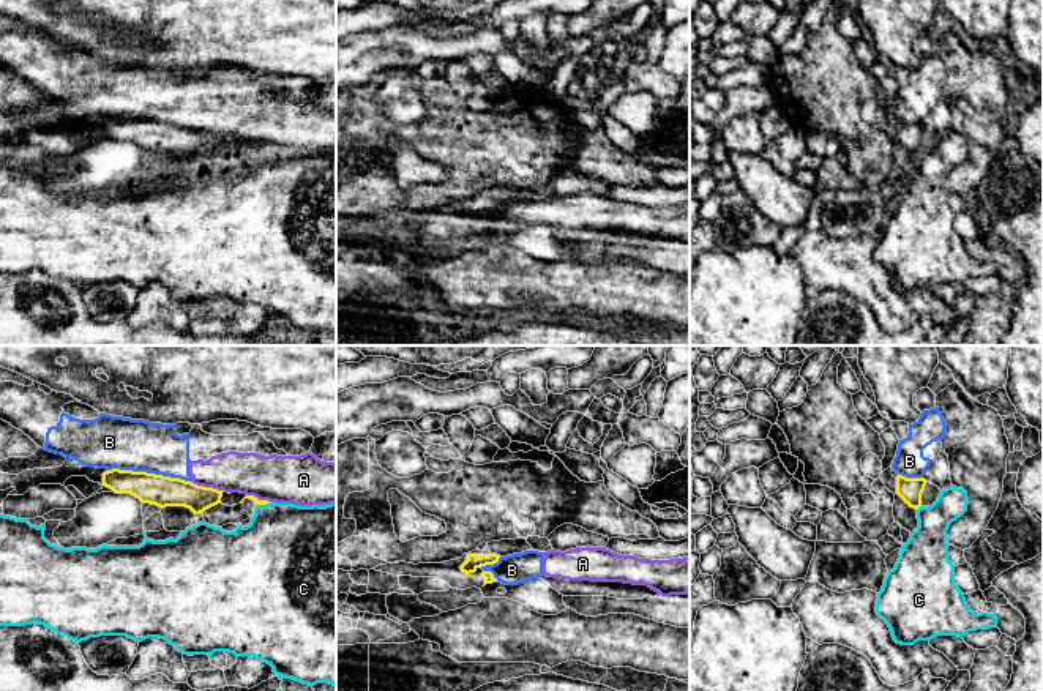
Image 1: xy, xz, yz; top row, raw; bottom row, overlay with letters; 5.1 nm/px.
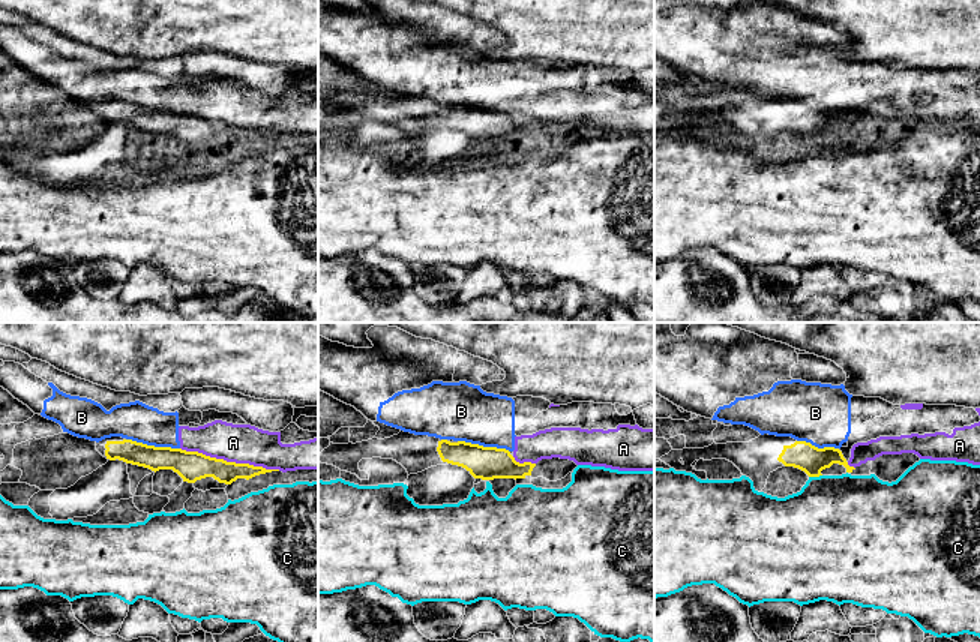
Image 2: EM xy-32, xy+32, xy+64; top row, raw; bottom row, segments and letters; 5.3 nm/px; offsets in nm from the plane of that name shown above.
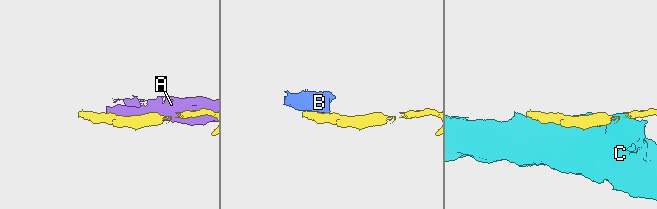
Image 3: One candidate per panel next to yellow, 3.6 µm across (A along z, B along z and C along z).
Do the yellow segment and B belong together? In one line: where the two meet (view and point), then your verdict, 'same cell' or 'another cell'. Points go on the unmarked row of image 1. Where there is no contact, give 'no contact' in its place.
meets yellow in xy at (149, 120); another cell

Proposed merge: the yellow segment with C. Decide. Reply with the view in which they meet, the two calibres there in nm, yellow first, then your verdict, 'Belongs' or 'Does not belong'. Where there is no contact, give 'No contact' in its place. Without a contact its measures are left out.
Touches yellow in yz. Thickness 120 nm (yellow) against 220 nm. Does not belong

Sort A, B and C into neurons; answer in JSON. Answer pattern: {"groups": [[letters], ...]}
{"groups": [["A", "B"], ["C"]]}

